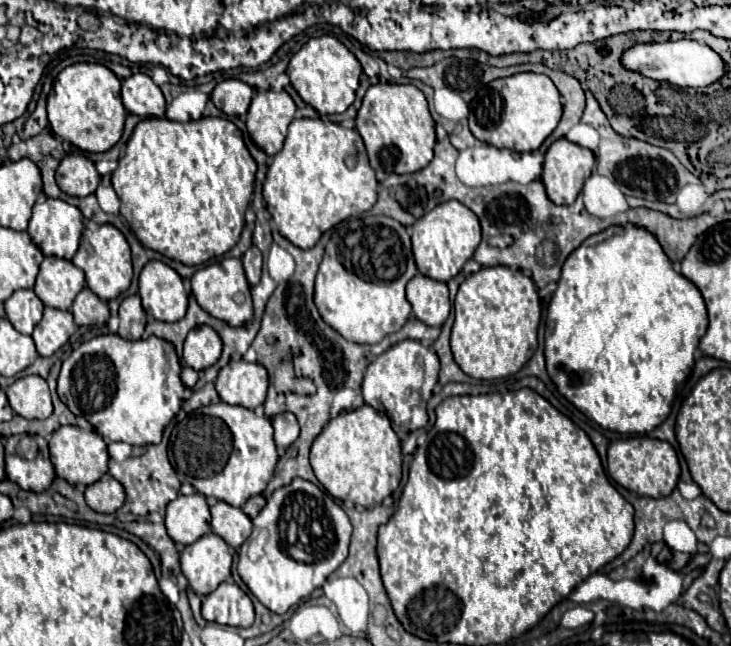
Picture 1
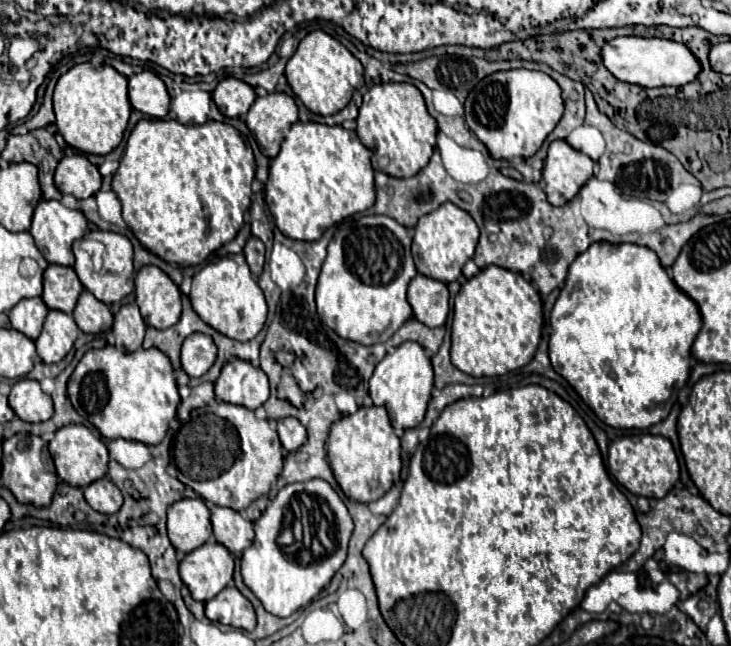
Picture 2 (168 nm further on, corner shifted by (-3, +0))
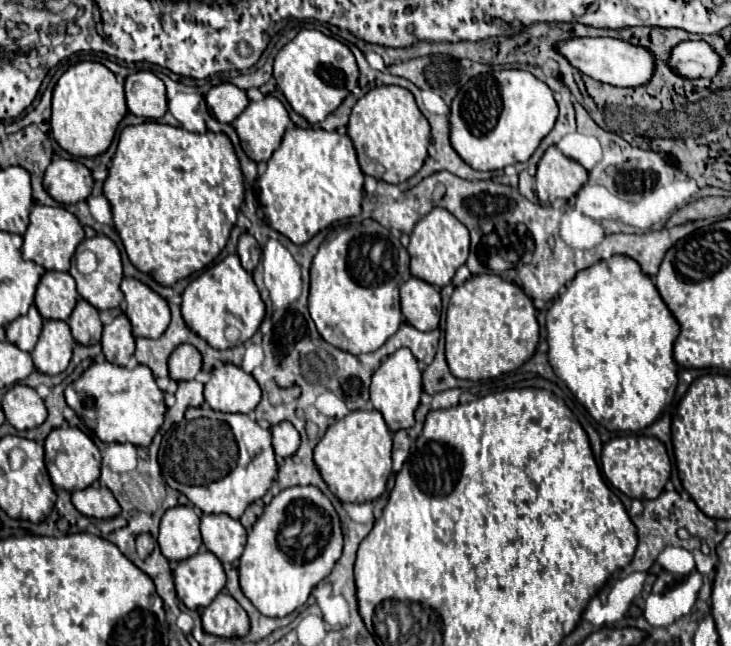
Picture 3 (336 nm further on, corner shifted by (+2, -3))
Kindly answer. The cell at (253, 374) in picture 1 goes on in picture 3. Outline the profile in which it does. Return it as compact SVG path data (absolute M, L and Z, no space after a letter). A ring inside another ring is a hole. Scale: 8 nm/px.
M220 364L212 370L208 384L204 386L204 398L210 408L218 412L252 412L260 402L260 386L234 364Z

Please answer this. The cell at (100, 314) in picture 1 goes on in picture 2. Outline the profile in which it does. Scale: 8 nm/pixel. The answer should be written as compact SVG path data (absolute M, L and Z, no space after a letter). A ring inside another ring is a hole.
M89 291L81 293L73 317L83 333L109 331L113 325L113 313L109 311L109 307L99 299L95 299L95 295Z

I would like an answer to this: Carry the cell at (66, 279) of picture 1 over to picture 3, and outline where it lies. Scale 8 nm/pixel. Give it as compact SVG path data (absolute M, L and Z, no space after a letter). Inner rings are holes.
M46 272L36 290L36 308L46 320L68 320L78 302L76 282L68 272Z

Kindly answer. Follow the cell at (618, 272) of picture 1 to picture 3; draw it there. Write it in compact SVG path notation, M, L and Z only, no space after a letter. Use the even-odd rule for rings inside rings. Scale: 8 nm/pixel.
M612 256L576 274L566 292L546 314L548 360L556 376L586 406L590 416L612 432L638 432L650 426L672 400L676 390L676 362L672 356L678 322L666 308L656 286L628 256Z

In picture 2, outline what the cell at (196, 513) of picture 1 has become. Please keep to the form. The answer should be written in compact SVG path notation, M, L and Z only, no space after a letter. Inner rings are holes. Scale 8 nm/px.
M179 499L167 511L167 533L177 551L189 553L213 535L209 509L203 499Z

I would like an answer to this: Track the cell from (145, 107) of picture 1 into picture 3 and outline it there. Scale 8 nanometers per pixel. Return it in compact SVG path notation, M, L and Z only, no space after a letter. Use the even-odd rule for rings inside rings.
M136 72L126 78L128 110L136 116L160 120L166 114L164 82L152 72Z

